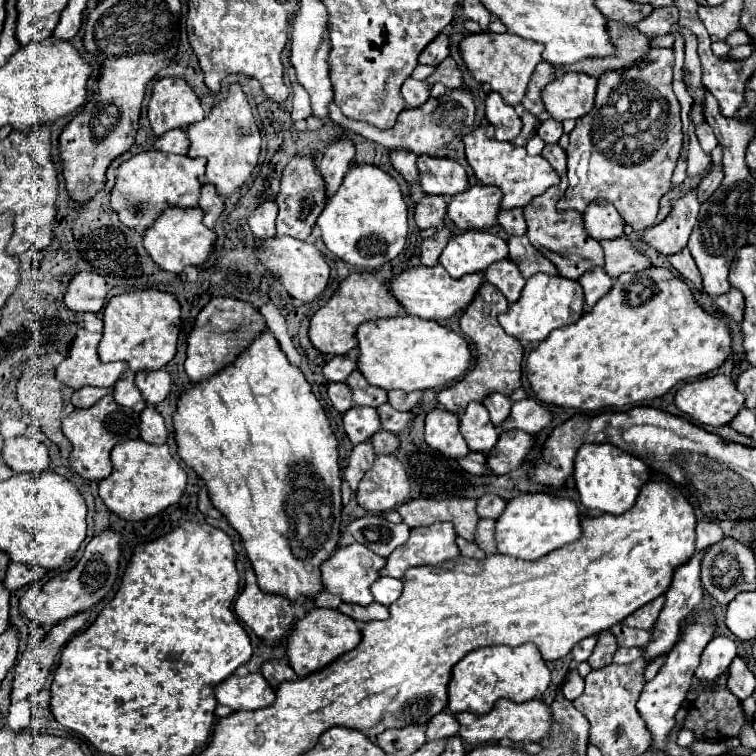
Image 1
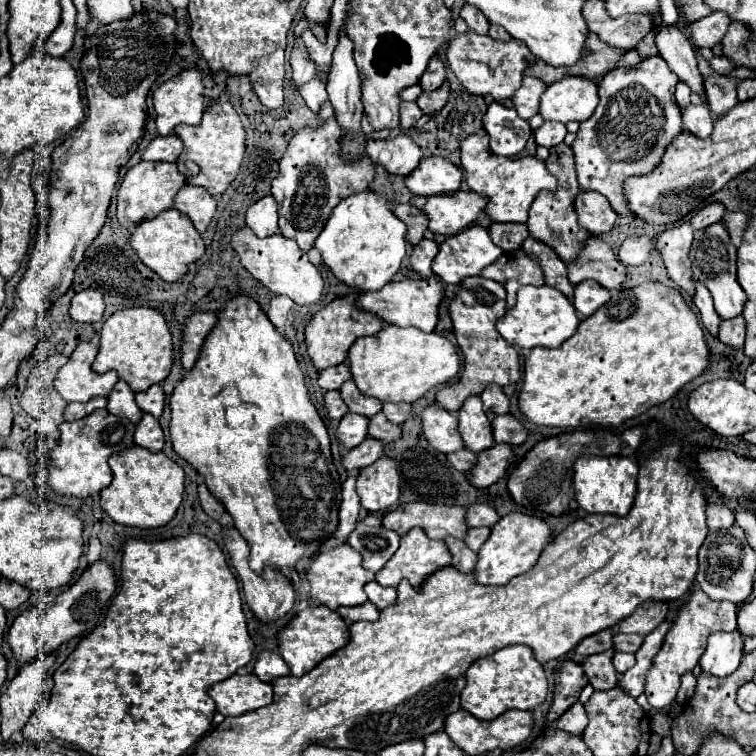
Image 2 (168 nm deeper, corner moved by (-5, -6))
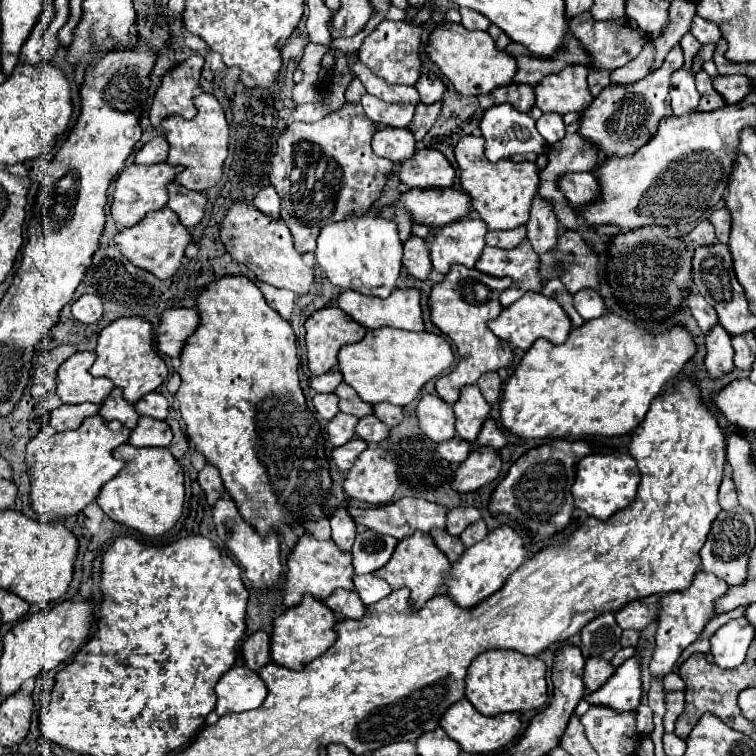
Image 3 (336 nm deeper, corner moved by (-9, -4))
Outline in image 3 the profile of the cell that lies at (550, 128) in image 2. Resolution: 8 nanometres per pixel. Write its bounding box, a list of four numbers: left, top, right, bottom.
[537,113,565,145]

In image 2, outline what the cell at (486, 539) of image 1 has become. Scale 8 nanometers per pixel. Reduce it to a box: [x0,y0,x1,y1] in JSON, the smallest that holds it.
[465,527,491,553]

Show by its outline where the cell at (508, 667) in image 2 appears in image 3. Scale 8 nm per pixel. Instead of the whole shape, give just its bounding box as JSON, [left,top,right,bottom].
[465,651,547,715]

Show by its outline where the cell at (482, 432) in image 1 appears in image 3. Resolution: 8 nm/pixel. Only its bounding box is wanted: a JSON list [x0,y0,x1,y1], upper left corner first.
[453,385,491,443]

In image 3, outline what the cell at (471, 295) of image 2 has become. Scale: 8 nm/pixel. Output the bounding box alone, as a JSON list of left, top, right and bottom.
[429,265,513,405]

